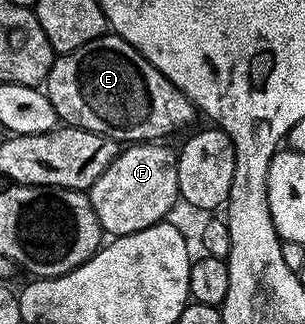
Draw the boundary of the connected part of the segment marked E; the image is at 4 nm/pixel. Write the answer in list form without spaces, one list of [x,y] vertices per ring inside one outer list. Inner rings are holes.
[[[114,33],[97,37],[89,41],[89,45],[81,45],[81,49],[59,55],[49,69],[45,90],[53,109],[66,126],[83,127],[86,131],[122,141],[127,145],[162,140],[167,137],[163,135],[171,135],[174,131],[189,126],[195,115],[197,116],[197,108],[187,95],[174,87],[169,77],[161,74],[136,47]]]

